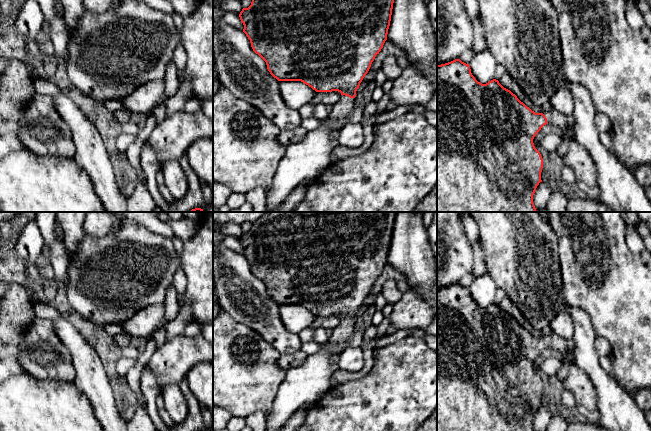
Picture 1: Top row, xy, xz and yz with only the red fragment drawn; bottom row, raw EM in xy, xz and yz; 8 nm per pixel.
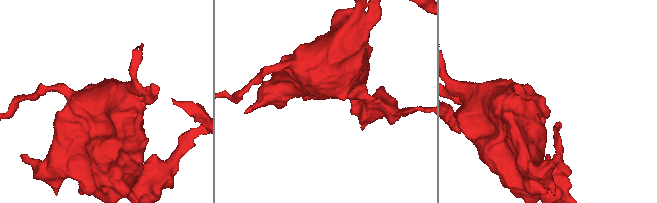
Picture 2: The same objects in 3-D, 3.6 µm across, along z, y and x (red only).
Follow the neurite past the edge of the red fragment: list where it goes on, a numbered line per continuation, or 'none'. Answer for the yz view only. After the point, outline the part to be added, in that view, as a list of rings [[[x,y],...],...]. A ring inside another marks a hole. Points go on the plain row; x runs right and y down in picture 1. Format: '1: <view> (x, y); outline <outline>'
1: yz (565, 347); outline [[[554,334],[548,335],[548,336],[541,336],[545,339],[547,342],[547,346],[551,349],[556,350],[559,352],[562,357],[565,357],[571,361],[574,359],[574,349],[575,344],[573,339],[567,340],[563,339],[559,336],[556,336]]]

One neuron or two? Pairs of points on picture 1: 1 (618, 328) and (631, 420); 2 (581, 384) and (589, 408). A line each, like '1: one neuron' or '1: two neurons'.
1: two neurons
2: one neuron

